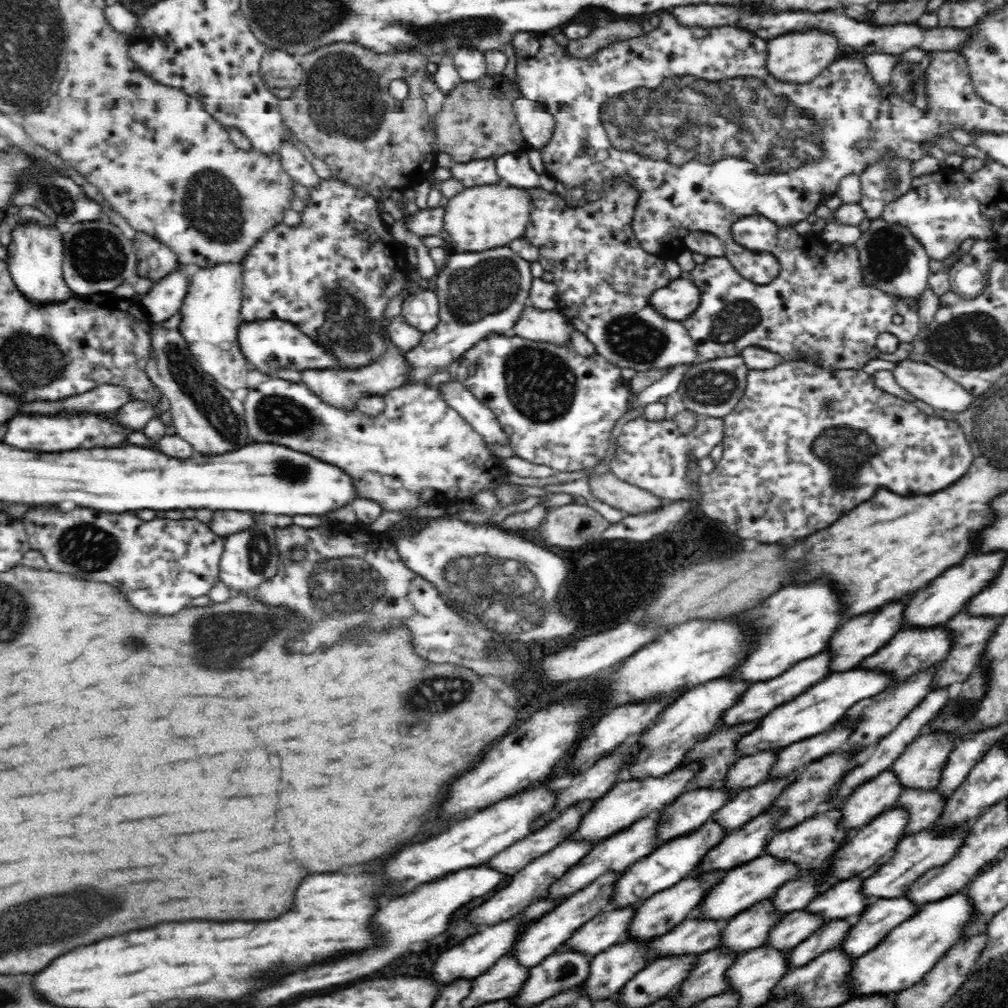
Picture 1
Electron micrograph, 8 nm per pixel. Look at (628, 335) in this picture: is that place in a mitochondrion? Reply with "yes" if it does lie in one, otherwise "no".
yes

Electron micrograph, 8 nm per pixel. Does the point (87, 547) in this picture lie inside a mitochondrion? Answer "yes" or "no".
yes

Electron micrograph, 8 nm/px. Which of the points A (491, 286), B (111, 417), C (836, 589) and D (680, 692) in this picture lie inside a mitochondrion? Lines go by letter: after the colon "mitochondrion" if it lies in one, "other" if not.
A: mitochondrion
B: other
C: other
D: other

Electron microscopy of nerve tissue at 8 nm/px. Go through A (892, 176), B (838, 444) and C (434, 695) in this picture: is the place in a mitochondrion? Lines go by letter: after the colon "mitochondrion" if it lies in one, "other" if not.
A: mitochondrion
B: mitochondrion
C: mitochondrion

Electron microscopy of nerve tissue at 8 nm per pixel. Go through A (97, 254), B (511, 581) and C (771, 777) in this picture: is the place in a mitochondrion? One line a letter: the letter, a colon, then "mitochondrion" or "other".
A: mitochondrion
B: mitochondrion
C: other

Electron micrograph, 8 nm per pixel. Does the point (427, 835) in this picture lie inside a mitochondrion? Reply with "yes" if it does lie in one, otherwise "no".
no

